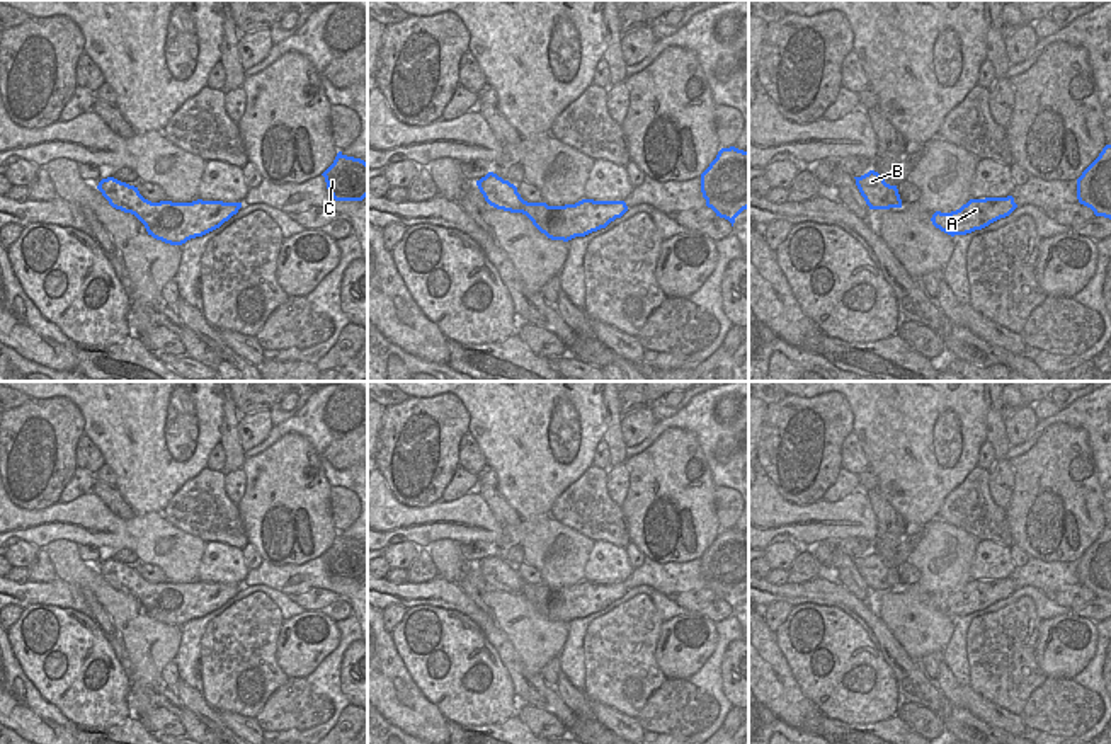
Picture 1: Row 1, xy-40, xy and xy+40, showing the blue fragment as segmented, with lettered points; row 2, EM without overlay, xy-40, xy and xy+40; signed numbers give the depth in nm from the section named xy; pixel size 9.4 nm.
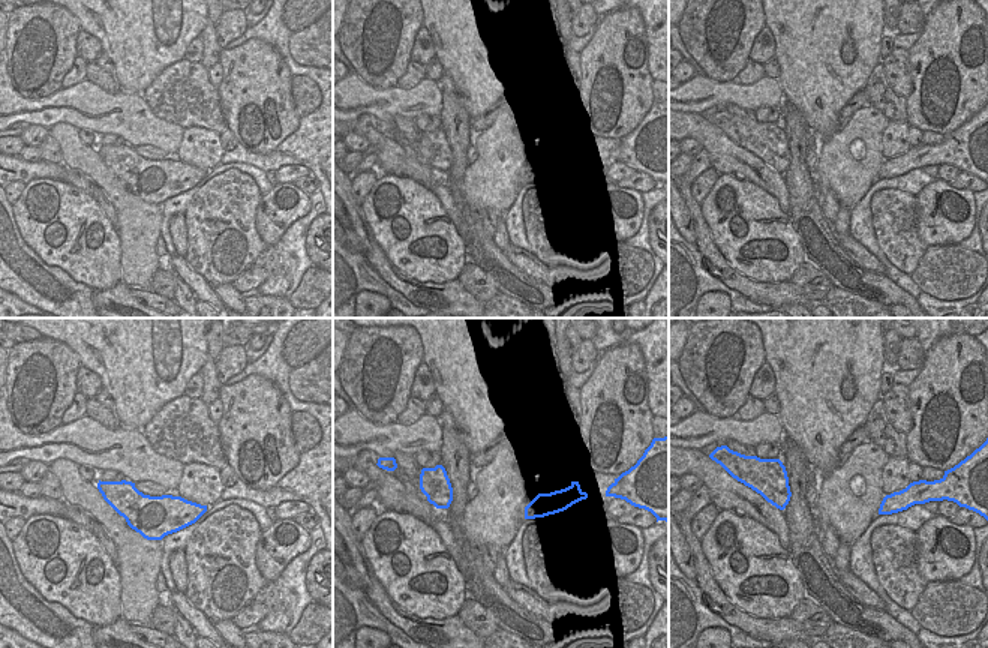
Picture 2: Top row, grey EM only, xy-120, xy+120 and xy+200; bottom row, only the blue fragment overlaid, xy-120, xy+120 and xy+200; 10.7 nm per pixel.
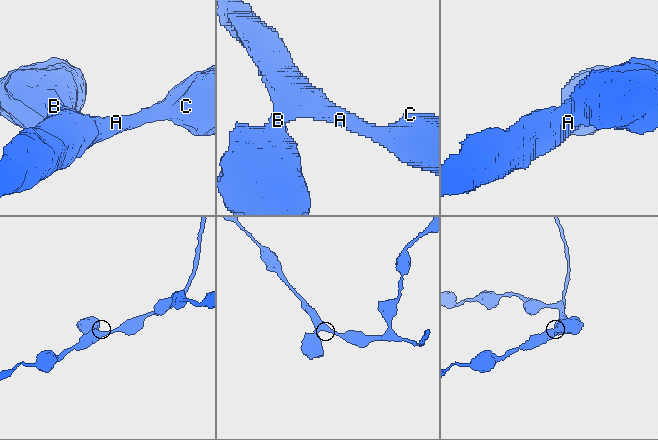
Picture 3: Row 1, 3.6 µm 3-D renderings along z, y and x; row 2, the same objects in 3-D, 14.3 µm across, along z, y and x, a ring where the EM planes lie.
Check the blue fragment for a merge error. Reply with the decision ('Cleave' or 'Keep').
Keep

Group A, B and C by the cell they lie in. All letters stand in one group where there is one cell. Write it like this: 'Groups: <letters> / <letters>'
Groups: A B C

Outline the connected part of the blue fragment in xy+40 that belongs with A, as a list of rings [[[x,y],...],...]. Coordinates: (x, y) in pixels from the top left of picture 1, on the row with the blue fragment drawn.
[[[1012,196],[970,199],[960,209],[951,213],[936,211],[931,218],[932,225],[941,232],[954,237],[982,230],[990,223],[1009,216],[1017,204]]]

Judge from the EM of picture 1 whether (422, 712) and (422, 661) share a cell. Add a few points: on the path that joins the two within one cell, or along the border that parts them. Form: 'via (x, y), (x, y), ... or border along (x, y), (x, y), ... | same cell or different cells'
border along (400, 659), (417, 688), (450, 721) | different cells

